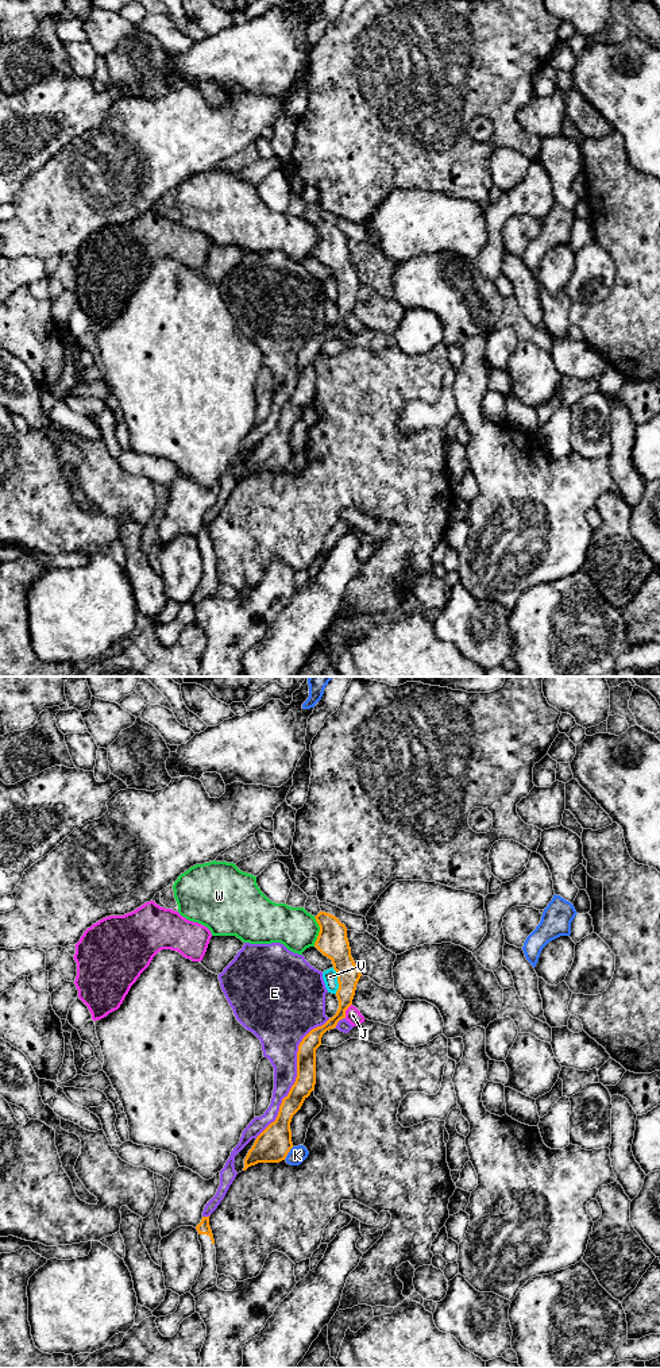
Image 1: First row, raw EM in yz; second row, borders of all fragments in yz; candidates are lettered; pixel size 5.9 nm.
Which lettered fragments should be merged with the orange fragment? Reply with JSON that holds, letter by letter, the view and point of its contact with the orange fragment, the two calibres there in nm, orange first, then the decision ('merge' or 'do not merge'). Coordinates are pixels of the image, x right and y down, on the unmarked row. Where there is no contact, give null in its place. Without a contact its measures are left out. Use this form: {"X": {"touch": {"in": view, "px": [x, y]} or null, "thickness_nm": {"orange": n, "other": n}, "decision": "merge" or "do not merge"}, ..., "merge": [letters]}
{"E": {"touch": {"in": "yz", "px": [297, 384]}, "thickness_nm": {"orange": 120, "other": 240}, "decision": "do not merge"}, "J": {"touch": {"in": "yz", "px": [346, 318]}, "thickness_nm": {"orange": 140, "other": 90}, "decision": "do not merge"}, "K": {"touch": {"in": "yz", "px": [288, 461]}, "thickness_nm": {"orange": 200, "other": 100}, "decision": "do not merge"}, "V": {"touch": {"in": "yz", "px": [338, 289]}, "thickness_nm": {"orange": 180, "other": 80}, "decision": "do not merge"}, "W": {"touch": {"in": "yz", "px": [319, 241]}, "thickness_nm": {"orange": 180, "other": 240}, "decision": "do not merge"}, "merge": []}

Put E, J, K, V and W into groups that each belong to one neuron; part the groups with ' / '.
E / J / K / V / W

